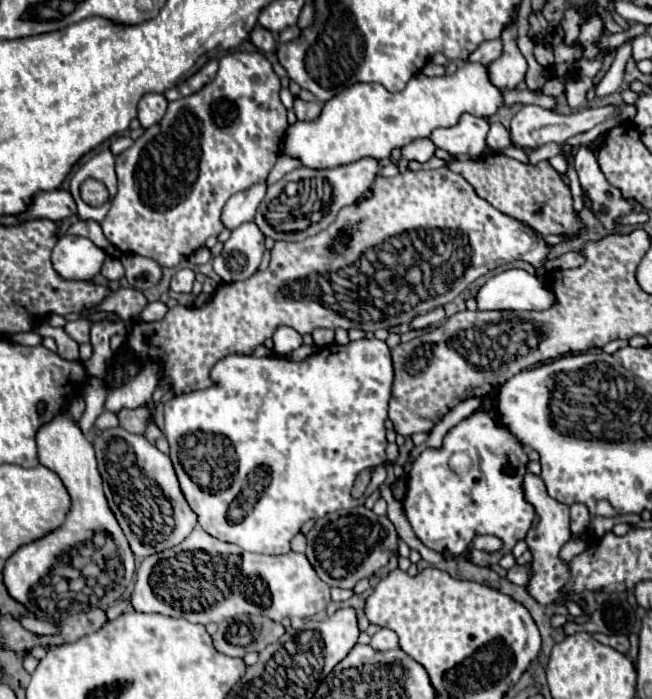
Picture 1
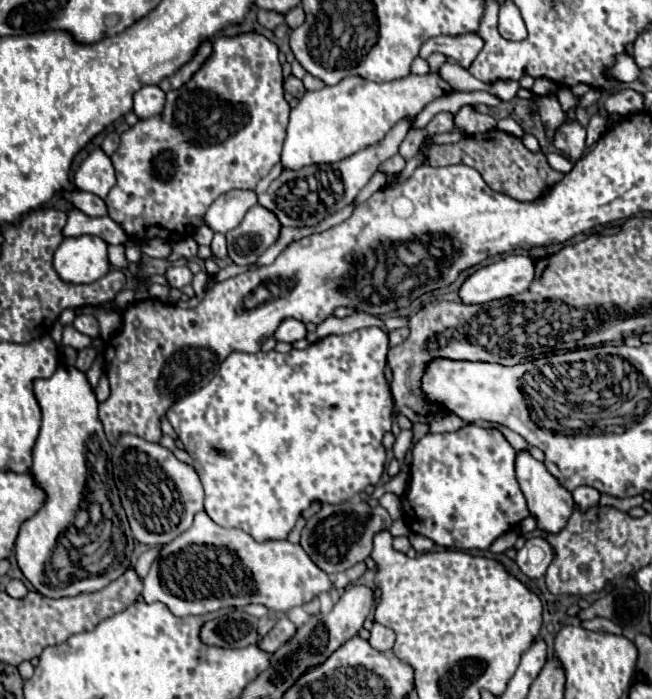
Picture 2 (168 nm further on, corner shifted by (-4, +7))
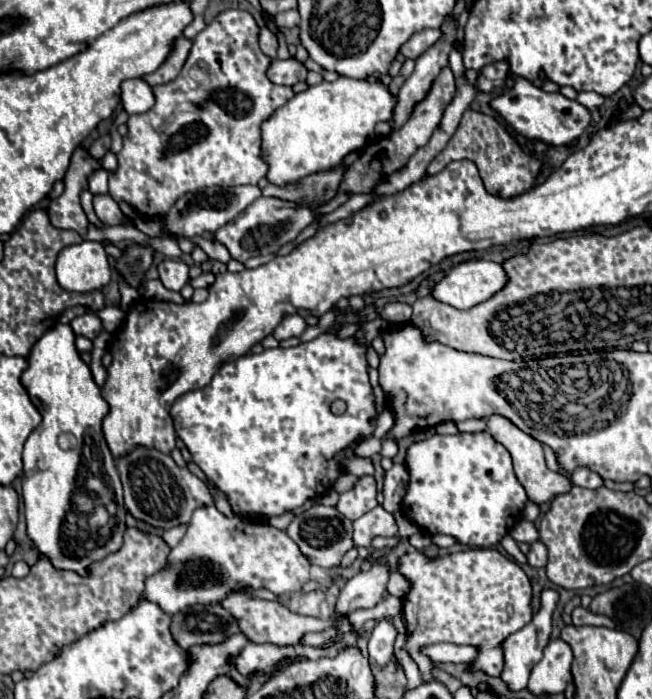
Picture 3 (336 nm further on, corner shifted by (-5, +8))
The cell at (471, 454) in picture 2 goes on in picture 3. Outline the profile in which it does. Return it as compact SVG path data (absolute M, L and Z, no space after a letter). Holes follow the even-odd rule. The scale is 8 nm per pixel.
M487 431L483 433L457 433L449 437L433 435L423 441L423 451L437 451L443 459L417 459L417 443L407 451L405 465L409 469L409 487L403 499L403 513L411 517L423 531L431 535L453 535L463 545L497 545L519 521L519 515L525 507L527 495L523 485L517 481L511 465L509 451L503 445L497 445Z

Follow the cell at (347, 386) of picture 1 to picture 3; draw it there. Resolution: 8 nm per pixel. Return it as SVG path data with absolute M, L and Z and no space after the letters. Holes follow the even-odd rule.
M323 333L297 347L275 347L263 349L257 355L243 355L221 365L207 387L181 395L171 407L171 417L177 435L187 445L193 461L209 481L227 493L237 515L261 515L263 519L269 519L293 511L307 499L325 493L337 481L343 473L341 461L355 457L353 441L357 437L373 435L373 419L377 413L367 375L365 345L359 345L353 337L339 339L335 333ZM335 399L347 403L343 415L331 413L331 403Z

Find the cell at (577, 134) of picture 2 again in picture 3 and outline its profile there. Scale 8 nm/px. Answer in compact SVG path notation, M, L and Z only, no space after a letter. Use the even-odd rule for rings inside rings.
M511 73L511 77L513 77L513 85L507 87L489 105L493 111L497 111L507 121L507 125L515 133L523 135L529 141L541 139L547 145L561 147L561 145L567 145L573 139L577 139L587 129L587 125L591 121L591 113L587 107L583 107L581 103L577 103L573 99L567 99L561 93L545 93L541 87L533 85L531 81L527 81L519 75Z

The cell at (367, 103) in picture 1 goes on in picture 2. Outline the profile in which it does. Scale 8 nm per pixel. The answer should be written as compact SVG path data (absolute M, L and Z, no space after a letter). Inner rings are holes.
M440 74L416 76L394 82L372 82L362 76L348 76L336 86L324 86L318 92L306 92L290 112L286 130L282 166L304 168L308 164L332 164L362 148L378 144L400 120L416 118L432 100L452 92L452 86Z

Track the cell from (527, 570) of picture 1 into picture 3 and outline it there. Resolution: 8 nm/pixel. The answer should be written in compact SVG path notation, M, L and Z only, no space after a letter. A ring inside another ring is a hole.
M535 541L531 543L531 549L527 553L527 561L531 567L545 567L547 563L547 549L541 541Z

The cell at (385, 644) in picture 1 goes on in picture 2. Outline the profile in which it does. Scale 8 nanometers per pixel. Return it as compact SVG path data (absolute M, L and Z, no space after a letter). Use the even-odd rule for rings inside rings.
M374 622L374 628L370 630L370 634L372 634L372 636L370 636L368 642L370 642L376 650L390 650L390 648L394 646L394 640L396 640L394 630L390 630L390 628Z

